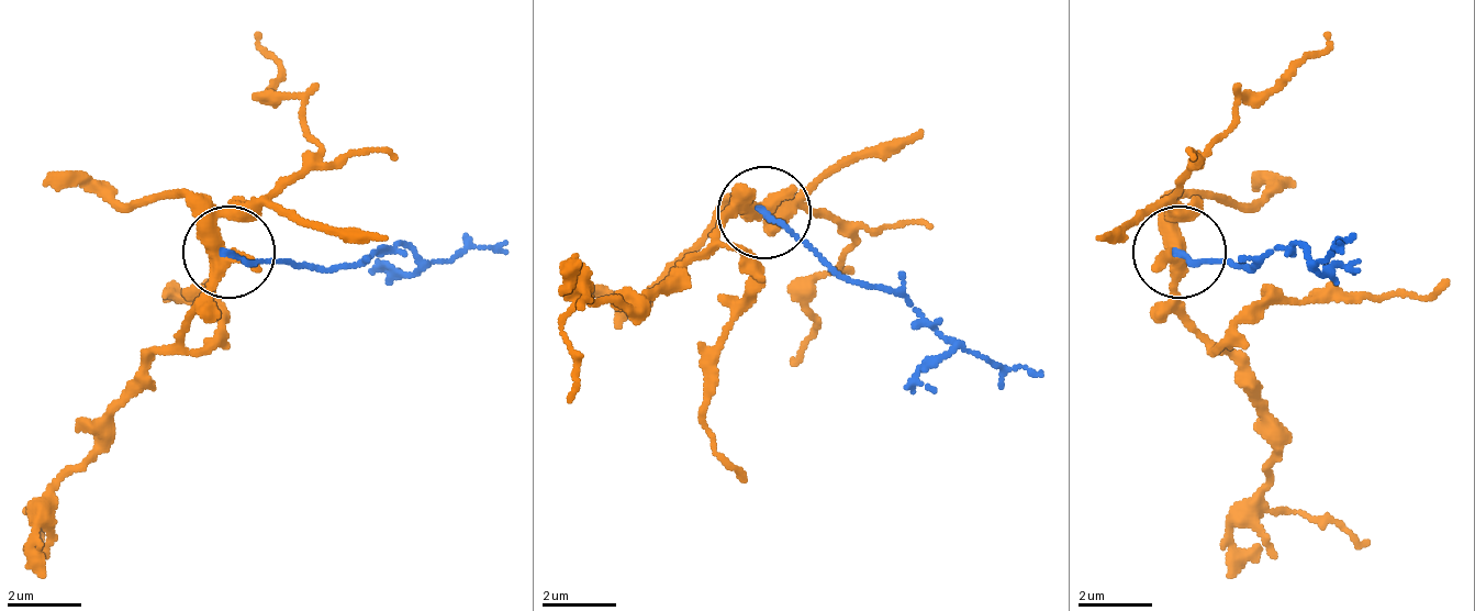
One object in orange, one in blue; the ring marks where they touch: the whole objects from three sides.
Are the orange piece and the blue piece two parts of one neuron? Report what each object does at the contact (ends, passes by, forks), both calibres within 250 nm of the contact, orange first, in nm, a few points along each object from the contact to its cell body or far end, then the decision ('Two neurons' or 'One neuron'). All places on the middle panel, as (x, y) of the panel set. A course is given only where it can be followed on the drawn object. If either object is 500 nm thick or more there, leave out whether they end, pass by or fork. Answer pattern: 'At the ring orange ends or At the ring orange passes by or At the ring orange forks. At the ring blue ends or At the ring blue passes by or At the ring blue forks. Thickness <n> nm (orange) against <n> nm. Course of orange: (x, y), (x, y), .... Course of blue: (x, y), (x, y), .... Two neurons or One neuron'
At the ring orange passes by. At the ring blue ends. Thickness 440 nm (orange) against 150 nm. Course of orange: (762, 214), (734, 214), (650, 298), (577, 298), (567, 400). Course of blue: (762, 214), (975, 354), (1040, 373). Two neurons

